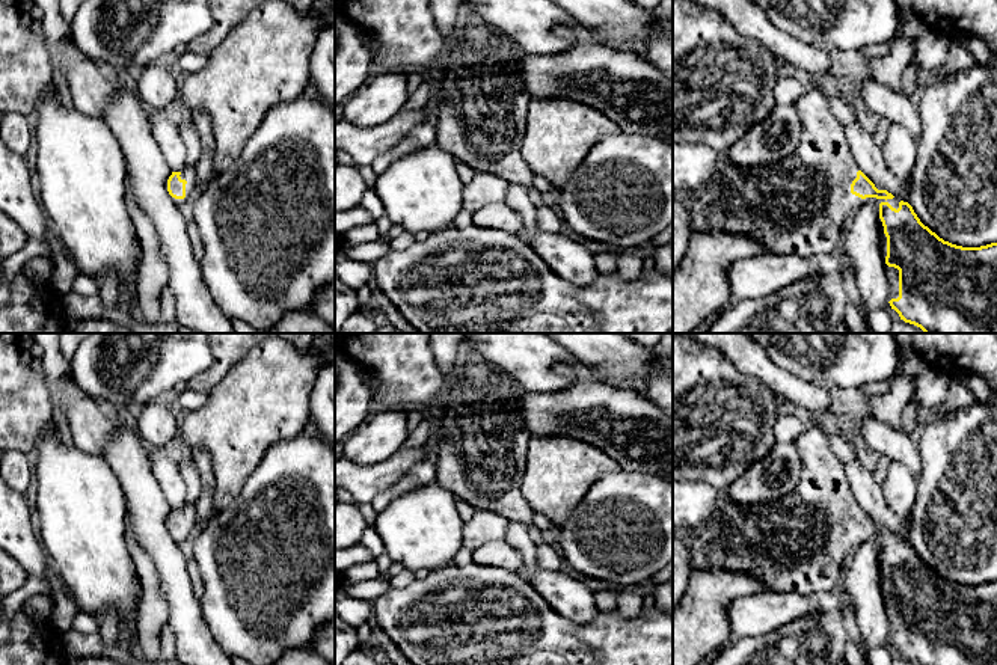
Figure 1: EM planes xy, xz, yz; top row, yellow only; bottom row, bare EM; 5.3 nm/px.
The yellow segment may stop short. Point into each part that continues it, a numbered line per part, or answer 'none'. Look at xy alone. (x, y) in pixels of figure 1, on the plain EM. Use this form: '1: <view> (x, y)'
1: xy (187, 511)

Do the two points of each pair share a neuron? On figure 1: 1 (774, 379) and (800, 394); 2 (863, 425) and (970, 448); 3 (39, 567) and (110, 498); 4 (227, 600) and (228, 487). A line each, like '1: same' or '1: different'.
1: same
2: different
3: different
4: different

